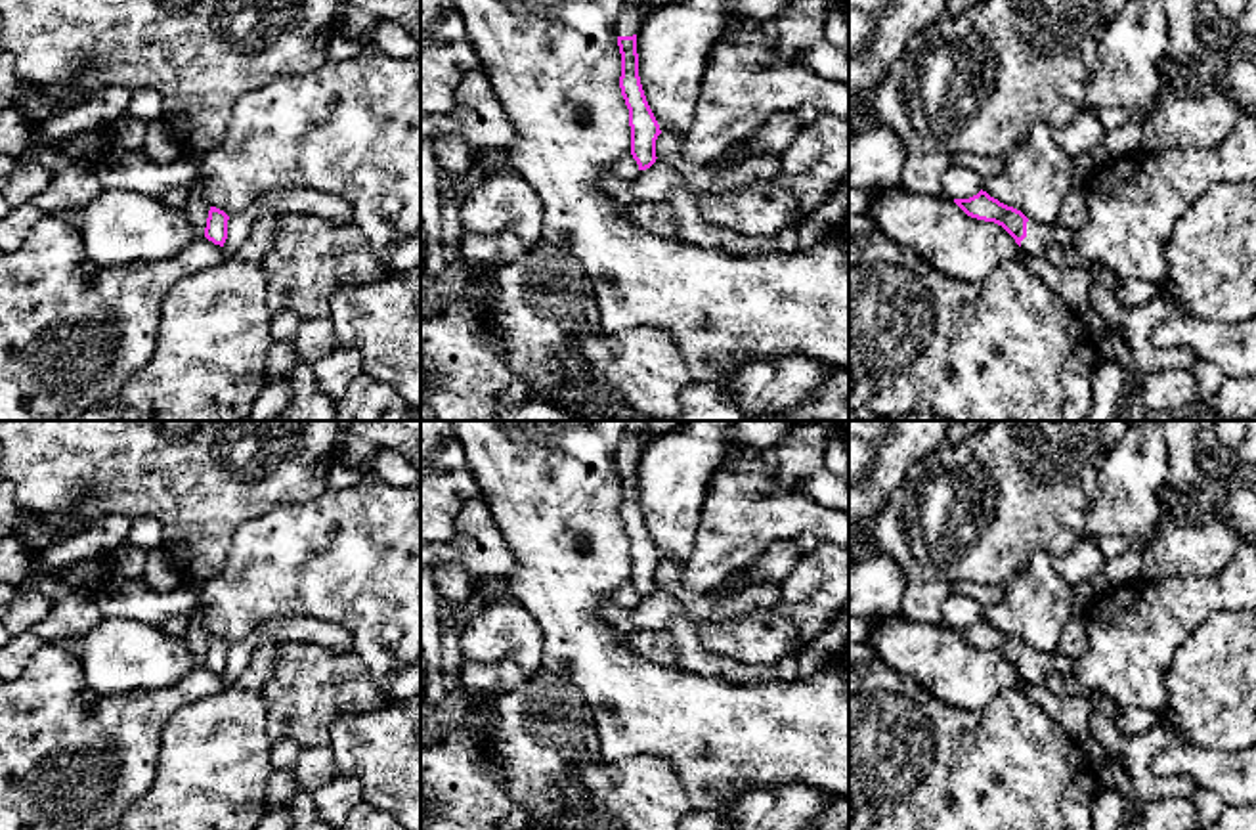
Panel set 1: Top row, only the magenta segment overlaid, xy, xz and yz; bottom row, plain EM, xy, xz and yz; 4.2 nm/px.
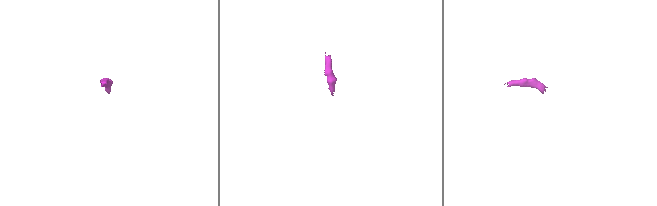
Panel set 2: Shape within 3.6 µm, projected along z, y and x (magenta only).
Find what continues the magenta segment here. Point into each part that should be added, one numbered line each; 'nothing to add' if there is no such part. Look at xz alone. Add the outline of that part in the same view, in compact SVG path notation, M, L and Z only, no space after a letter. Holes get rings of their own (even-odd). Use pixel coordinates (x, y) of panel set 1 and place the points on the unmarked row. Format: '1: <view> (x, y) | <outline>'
1: xz (635, 436) | M629 421L616 453L617 465L637 463L644 446L650 442L648 434L648 421Z

